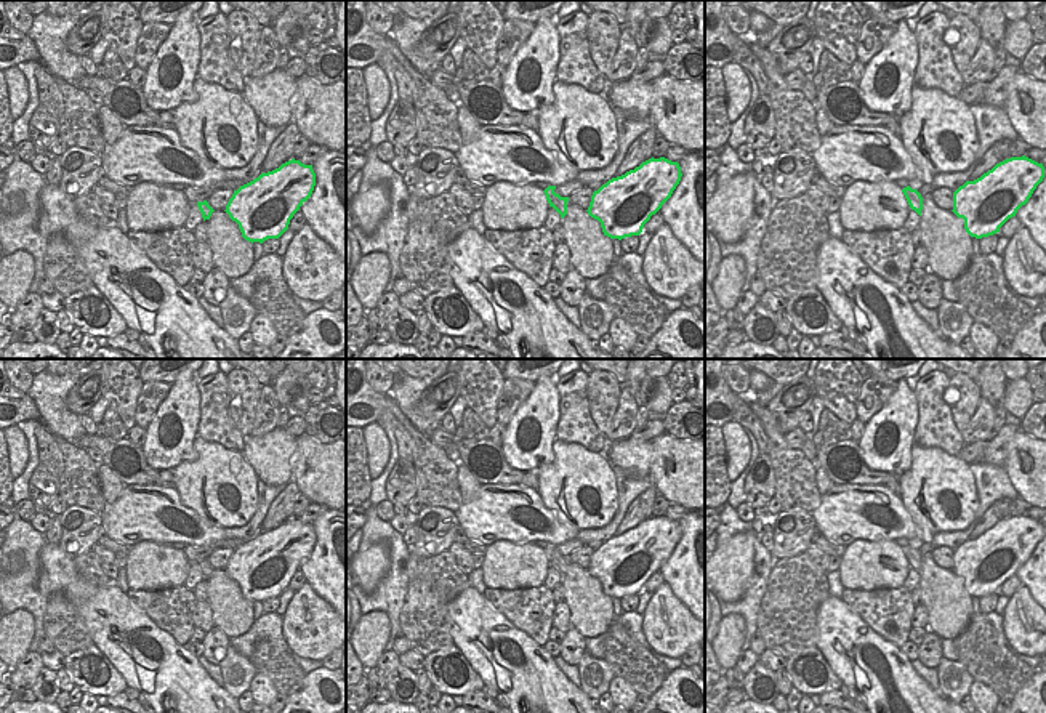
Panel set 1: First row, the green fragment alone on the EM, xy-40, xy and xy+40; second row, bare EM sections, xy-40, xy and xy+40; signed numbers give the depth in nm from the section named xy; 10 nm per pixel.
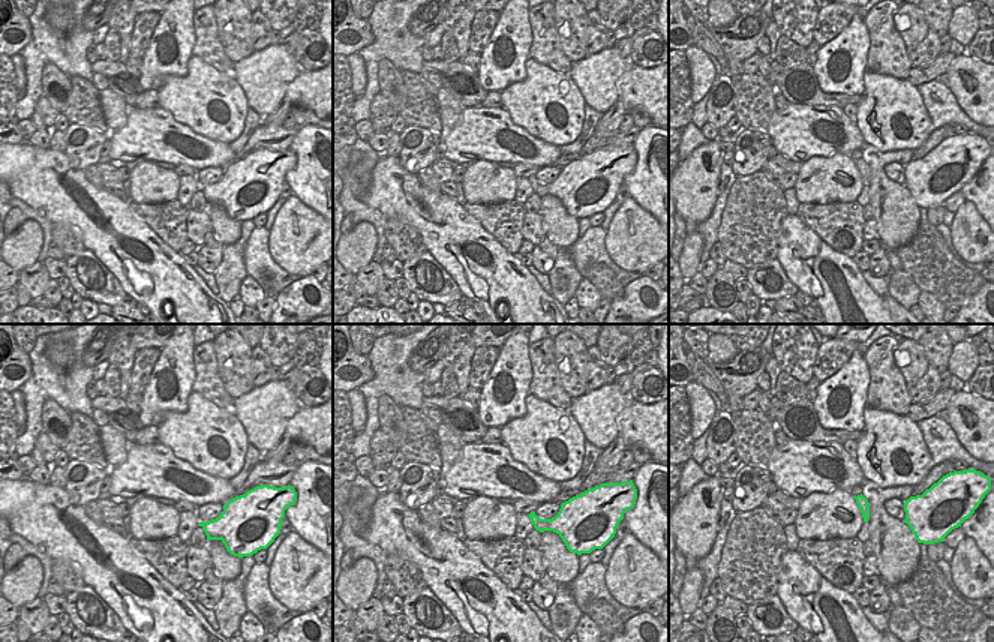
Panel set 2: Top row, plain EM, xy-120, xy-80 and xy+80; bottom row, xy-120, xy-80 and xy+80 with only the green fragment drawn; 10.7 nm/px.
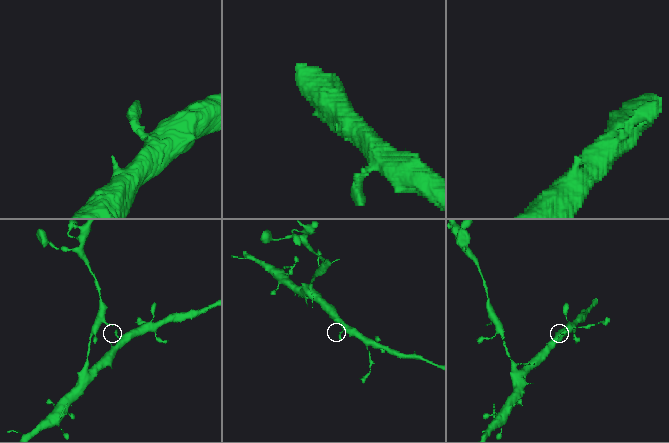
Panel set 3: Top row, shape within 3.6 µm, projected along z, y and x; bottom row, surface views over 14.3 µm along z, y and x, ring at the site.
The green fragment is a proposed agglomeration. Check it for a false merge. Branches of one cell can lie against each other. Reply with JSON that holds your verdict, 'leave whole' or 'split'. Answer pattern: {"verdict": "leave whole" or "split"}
{"verdict": "leave whole"}

